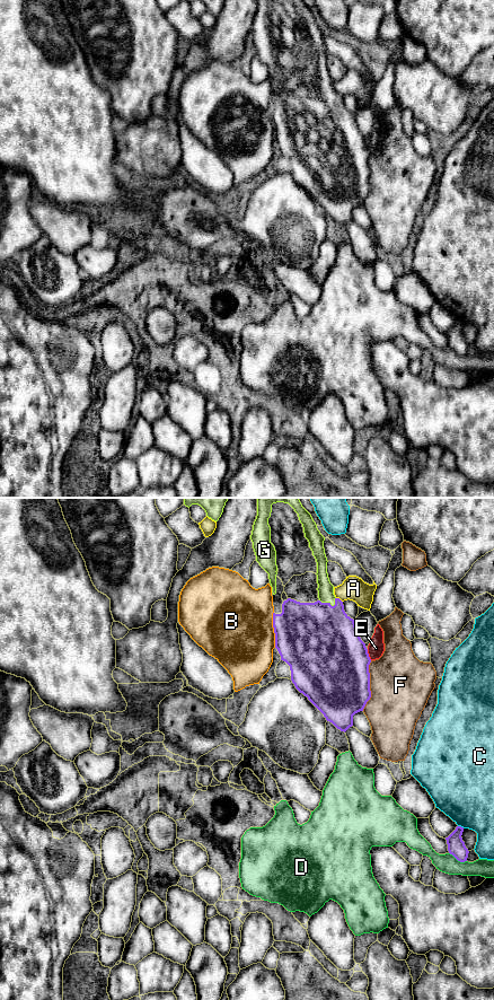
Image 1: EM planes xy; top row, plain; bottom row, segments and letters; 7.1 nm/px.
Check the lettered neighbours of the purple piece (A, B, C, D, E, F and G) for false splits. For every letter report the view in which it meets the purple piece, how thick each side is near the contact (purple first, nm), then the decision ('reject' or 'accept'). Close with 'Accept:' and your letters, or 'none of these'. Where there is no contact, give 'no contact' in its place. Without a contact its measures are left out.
A: xy | 380/170 nm | reject
B: xy | 480/480 nm | reject
C: xy | 130/420 nm | reject
D: xy | 130/140 nm | reject
E: xy | 500/120 nm | reject
F: xy | 480/440 nm | reject
G: xy | 480/110 nm | accept
Accept: G

